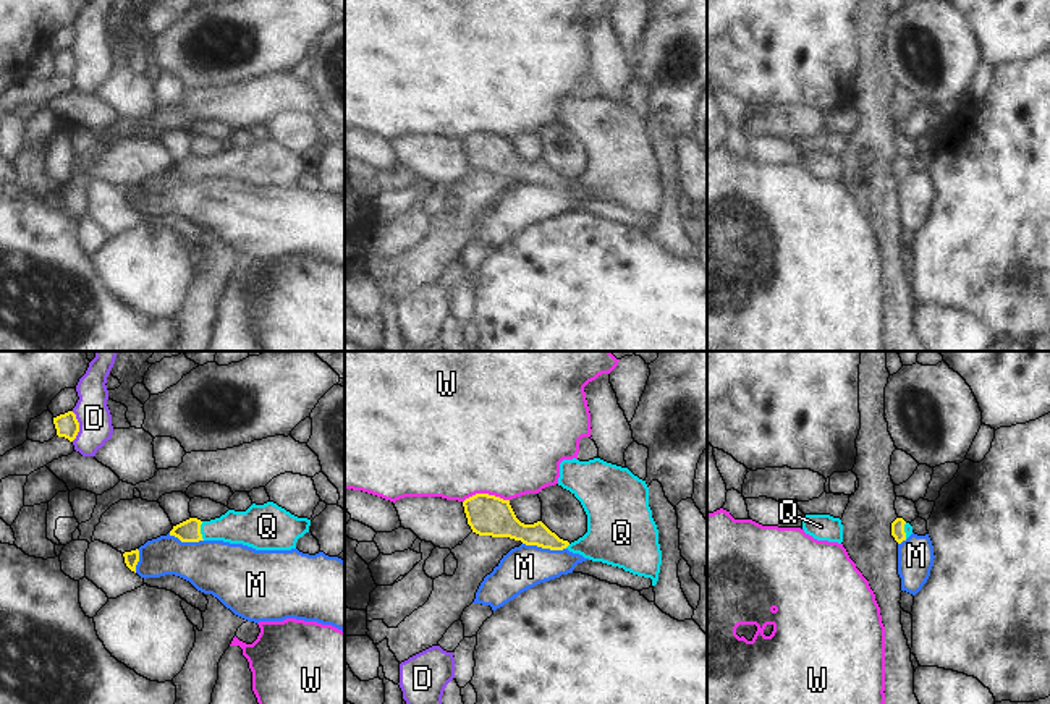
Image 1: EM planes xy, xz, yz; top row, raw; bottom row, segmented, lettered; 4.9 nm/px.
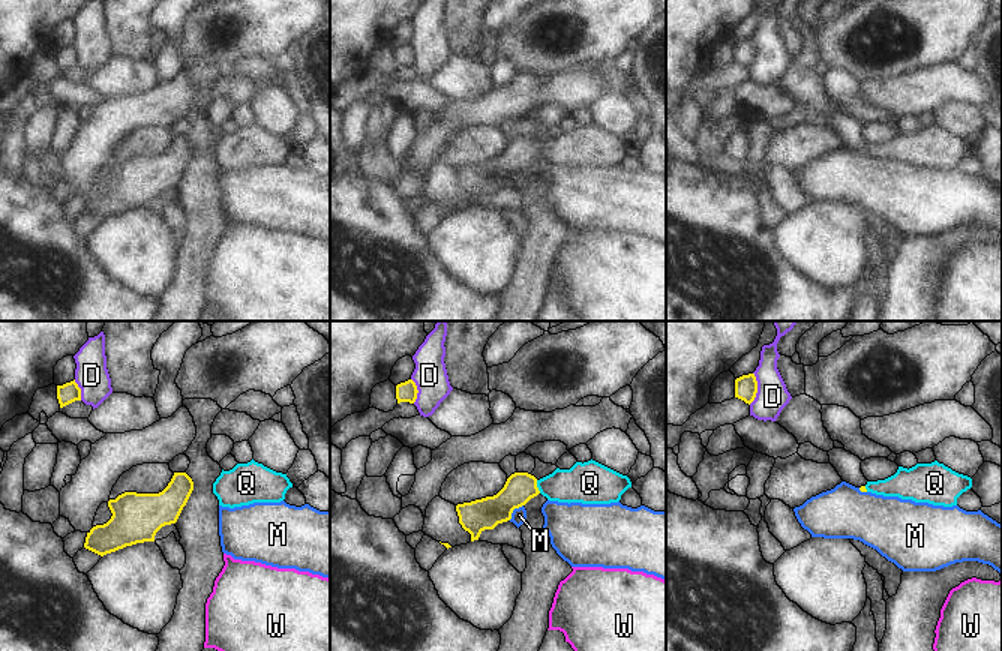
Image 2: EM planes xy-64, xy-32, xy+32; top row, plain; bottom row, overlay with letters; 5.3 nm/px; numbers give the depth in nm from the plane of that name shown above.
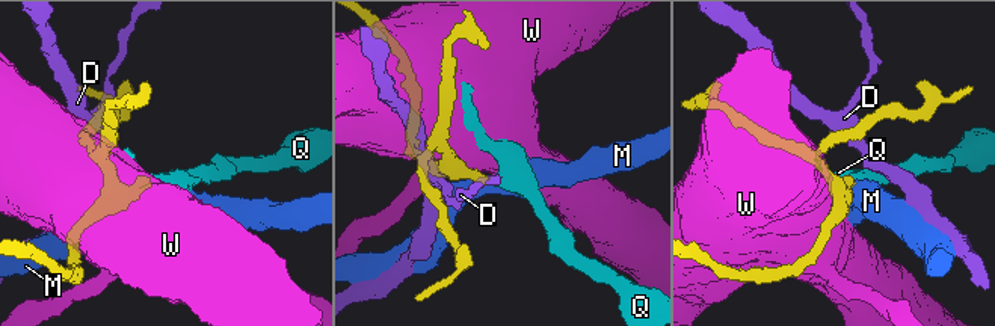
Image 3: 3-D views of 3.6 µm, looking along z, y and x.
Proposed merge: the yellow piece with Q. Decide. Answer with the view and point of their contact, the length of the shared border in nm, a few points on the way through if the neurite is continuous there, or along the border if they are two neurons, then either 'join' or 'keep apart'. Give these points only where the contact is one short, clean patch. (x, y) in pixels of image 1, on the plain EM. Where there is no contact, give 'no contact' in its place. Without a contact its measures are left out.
contact xy (199, 169); length 100 nm; way xy (188, 169), (199, 169), (249, 165); join

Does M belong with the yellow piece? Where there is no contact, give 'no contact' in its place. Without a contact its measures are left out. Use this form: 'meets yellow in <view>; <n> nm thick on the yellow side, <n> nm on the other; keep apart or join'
meets yellow in xz; 150 nm thick on the yellow side, 220 nm on the other; keep apart

